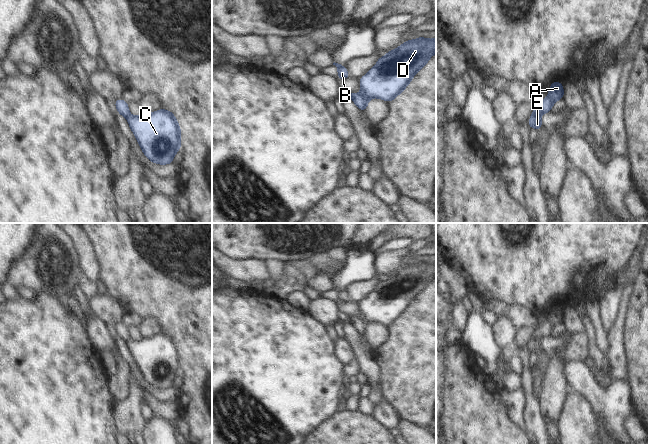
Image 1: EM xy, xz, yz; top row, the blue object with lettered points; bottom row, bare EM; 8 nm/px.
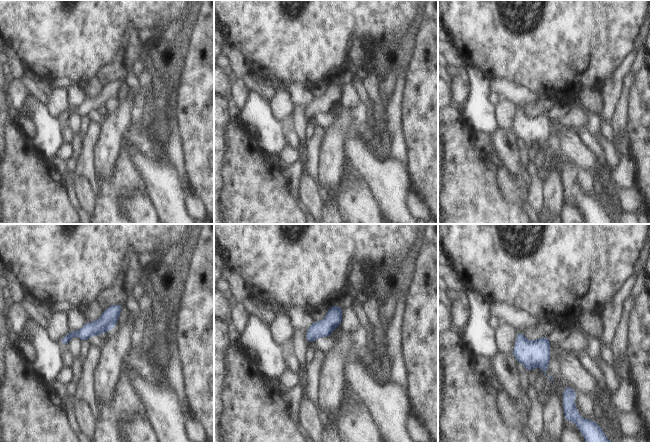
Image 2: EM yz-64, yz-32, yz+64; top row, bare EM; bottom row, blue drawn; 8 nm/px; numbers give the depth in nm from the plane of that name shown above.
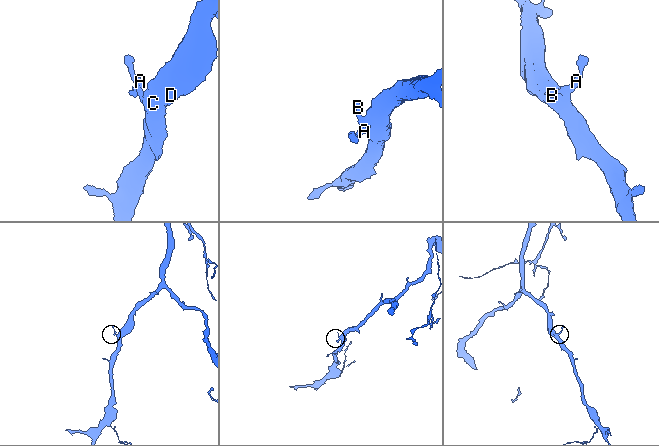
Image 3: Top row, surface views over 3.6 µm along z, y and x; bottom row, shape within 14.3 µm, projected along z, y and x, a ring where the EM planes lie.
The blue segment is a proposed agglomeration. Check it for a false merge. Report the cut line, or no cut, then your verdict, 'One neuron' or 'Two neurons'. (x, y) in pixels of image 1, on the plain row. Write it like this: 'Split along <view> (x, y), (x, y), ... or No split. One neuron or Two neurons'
Split along yz (539, 338), (532, 340). Two neurons.

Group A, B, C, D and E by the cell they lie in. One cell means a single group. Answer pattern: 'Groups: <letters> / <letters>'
Groups: A B / C D E.

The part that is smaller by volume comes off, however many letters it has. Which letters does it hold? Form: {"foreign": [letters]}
{"foreign": ["A", "B"]}

